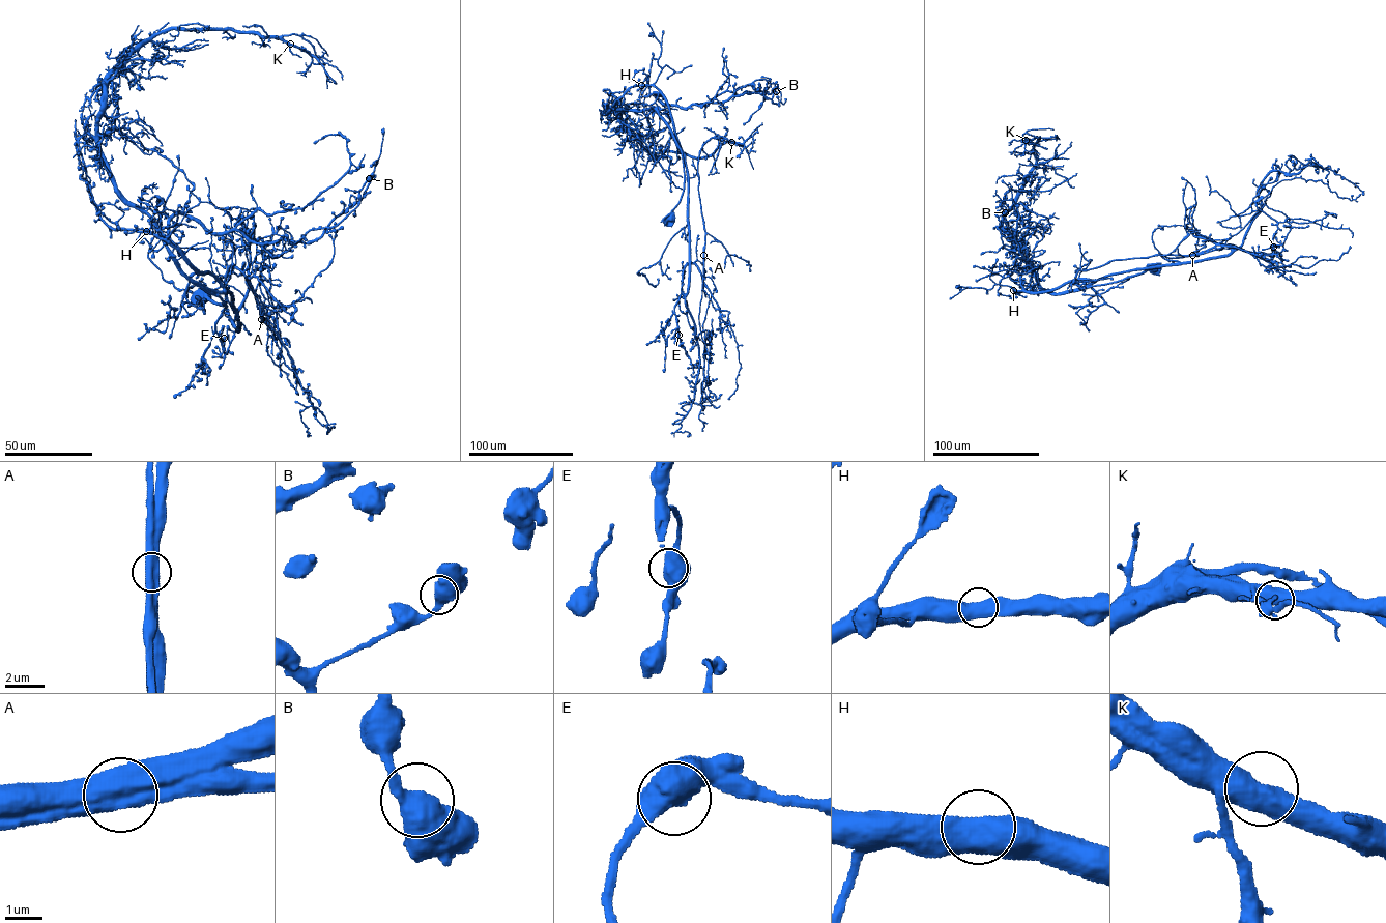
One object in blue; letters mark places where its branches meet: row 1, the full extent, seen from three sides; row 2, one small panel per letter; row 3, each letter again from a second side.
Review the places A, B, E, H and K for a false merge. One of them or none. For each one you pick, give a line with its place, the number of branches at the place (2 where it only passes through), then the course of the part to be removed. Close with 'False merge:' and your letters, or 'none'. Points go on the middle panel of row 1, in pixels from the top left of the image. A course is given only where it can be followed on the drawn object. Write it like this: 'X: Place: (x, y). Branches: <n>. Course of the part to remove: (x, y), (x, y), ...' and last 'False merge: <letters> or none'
A: Place: (703, 255). Branches: 2. Course of the part to remove: (703, 255), (699, 324), (704, 344), (703, 373), (709, 380), (699, 404), (702, 431)
False merge: A

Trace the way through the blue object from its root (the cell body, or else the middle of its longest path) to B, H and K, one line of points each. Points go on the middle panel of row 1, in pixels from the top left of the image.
B: (669, 218), (684, 188), (683, 156), (655, 92), (684, 108), (726, 102), (759, 79), (776, 91)
H: (669, 218), (684, 188), (682, 151), (684, 154), (664, 94), (653, 85), (641, 85)
K: (669, 218), (684, 188), (681, 148), (655, 109), (615, 106), (651, 152), (704, 157), (731, 142)

